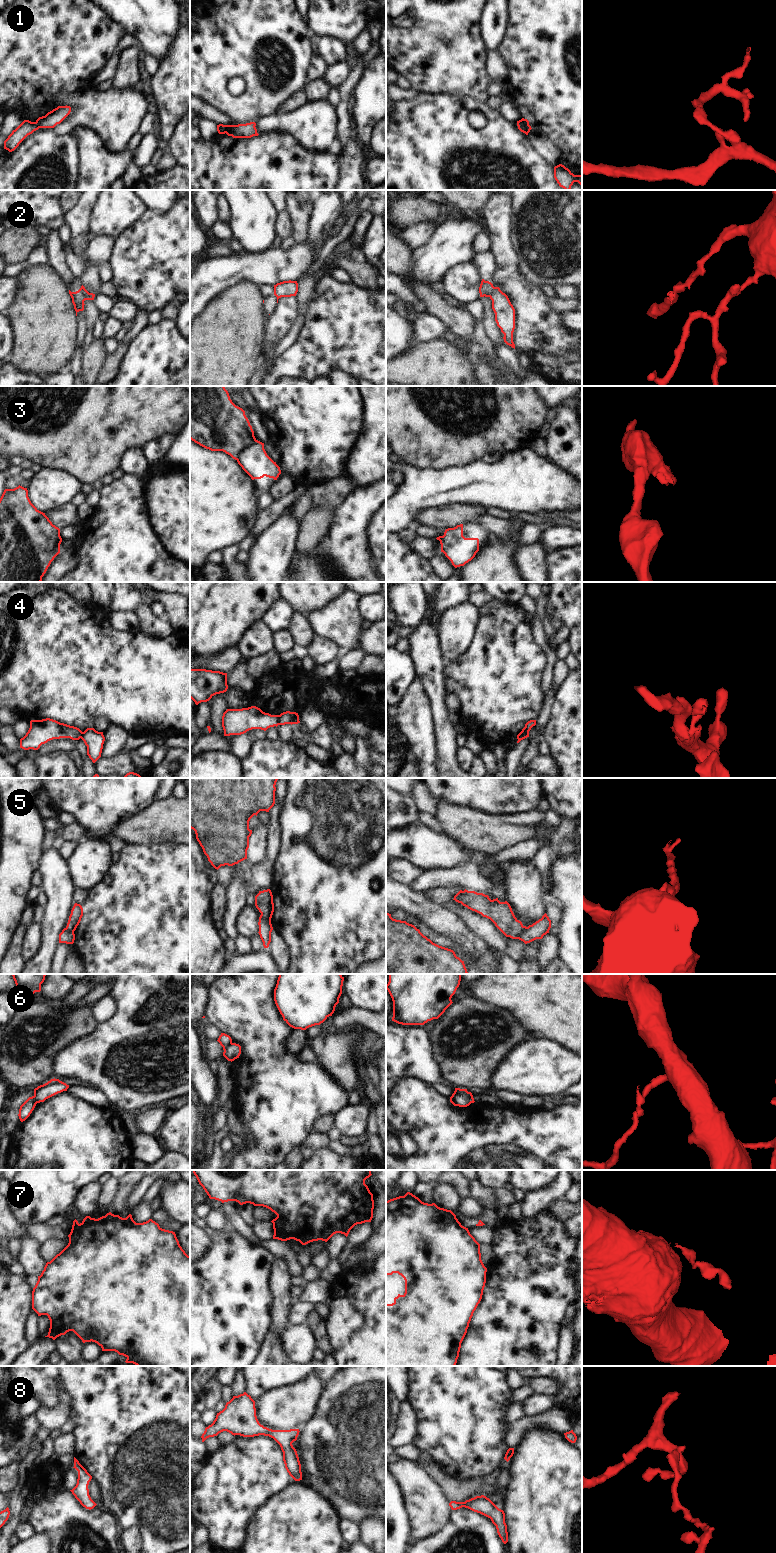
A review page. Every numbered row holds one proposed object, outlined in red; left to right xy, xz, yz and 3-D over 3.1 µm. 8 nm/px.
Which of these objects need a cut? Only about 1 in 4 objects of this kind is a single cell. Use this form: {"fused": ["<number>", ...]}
{"fused": ["1", "2", "3", "4", "5", "6", "7"]}

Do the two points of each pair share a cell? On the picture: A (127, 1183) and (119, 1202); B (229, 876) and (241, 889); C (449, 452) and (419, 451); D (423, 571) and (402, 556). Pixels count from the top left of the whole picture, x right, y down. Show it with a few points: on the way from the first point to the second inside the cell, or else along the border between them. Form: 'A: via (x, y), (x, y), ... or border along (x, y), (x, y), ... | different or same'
A: via (124, 1188), (120, 1197) | same
B: border along (249, 887), (240, 875), (228, 889) | different
C: via (442, 451), (426, 451) | same
D: via (418, 571), (407, 561) | same

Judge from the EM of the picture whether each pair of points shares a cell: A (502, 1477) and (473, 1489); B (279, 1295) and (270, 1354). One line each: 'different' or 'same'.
A: same
B: same

